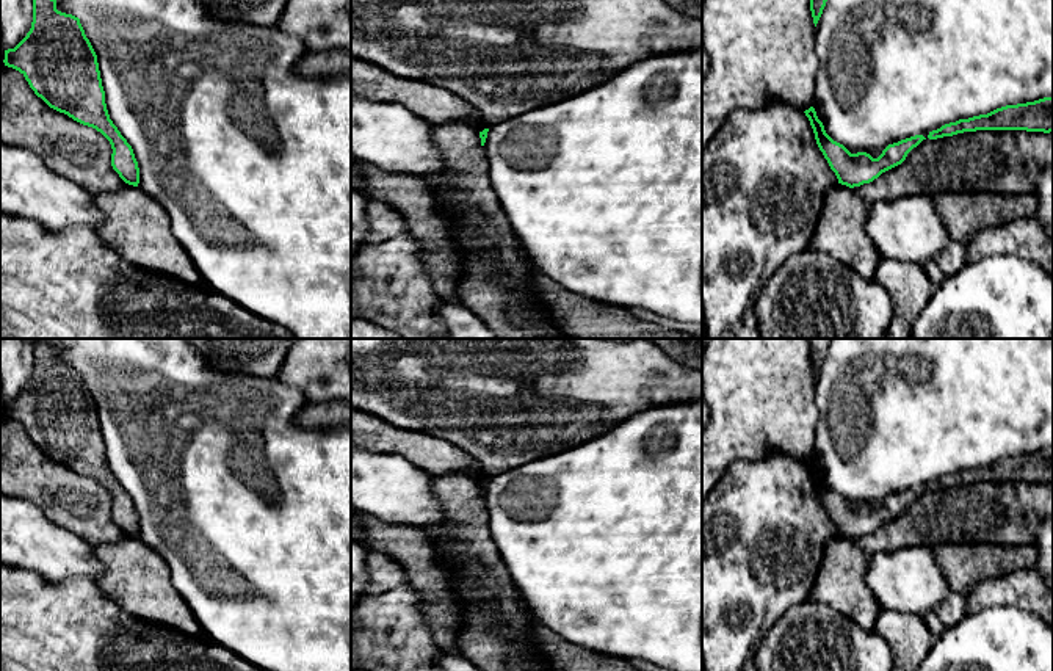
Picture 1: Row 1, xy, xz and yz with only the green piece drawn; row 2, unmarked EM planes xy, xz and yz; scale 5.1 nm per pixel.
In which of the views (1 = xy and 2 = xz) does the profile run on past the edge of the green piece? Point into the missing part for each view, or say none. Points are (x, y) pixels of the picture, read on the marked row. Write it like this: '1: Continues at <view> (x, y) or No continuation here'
1: No continuation here
2: No continuation here

